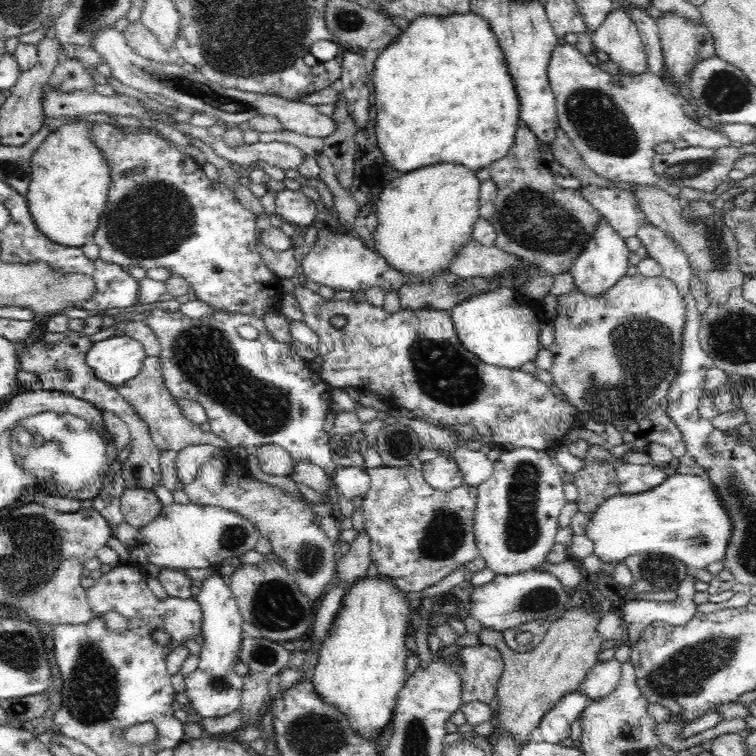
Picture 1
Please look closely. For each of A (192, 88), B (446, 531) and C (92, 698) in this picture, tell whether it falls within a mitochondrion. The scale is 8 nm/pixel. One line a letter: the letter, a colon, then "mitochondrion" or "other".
A: mitochondrion
B: mitochondrion
C: mitochondrion

